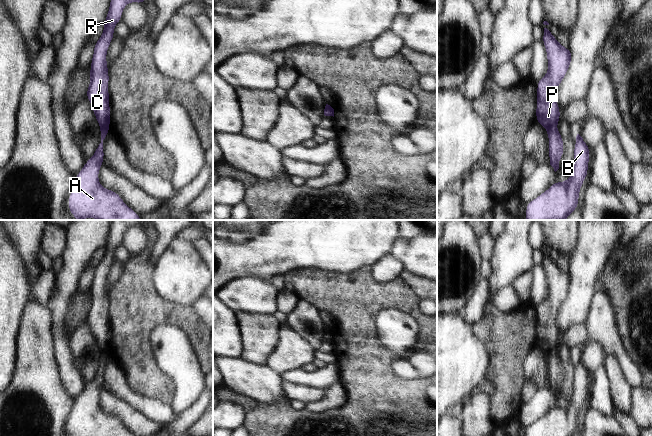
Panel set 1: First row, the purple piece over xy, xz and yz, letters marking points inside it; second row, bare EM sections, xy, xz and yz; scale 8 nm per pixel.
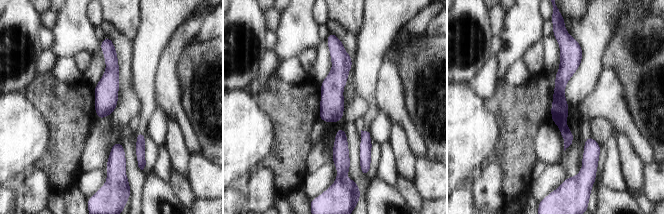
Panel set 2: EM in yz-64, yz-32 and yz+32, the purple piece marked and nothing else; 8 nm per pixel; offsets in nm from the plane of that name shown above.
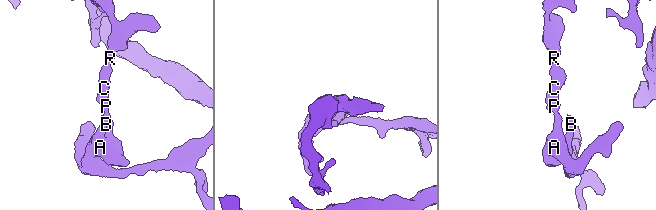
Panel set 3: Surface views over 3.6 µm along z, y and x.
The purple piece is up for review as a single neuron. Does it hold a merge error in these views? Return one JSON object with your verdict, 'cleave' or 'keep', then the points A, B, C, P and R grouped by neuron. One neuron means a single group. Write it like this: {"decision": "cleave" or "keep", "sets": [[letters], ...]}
{"decision": "cleave", "sets": [["A", "B"], ["C", "P", "R"]]}

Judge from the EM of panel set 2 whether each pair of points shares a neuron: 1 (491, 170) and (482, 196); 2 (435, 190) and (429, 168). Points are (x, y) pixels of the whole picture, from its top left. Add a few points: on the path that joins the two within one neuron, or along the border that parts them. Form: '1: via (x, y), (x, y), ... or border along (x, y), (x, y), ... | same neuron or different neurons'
1: via (491, 176), (487, 190) | same neuron
2: via (435, 185), (429, 173) | same neuron

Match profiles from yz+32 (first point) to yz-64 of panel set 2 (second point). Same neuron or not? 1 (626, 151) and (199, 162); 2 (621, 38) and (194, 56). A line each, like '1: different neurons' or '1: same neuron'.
1: different neurons
2: same neuron

